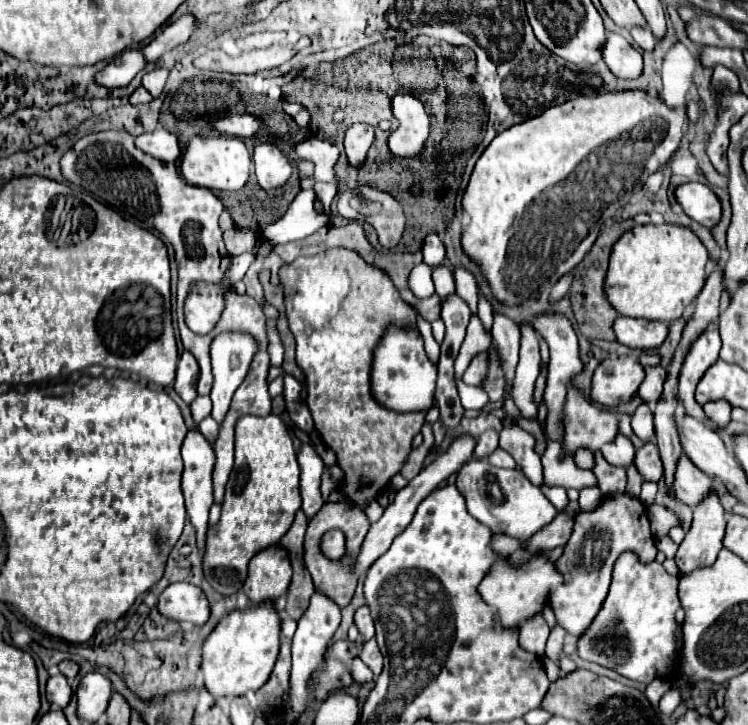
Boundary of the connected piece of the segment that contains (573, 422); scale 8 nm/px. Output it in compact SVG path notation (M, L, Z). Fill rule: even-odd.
M570 388L566 396L566 432L562 446L574 454L580 446L600 450L602 444L614 440L618 432L618 414L596 406L580 390Z

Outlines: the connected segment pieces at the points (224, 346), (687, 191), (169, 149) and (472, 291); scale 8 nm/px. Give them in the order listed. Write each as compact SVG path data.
M224 332L216 336L212 342L212 372L214 372L214 386L212 386L212 418L222 424L230 400L236 388L242 384L252 356L256 354L258 344L250 334L240 332Z
M686 182L676 188L676 200L682 204L684 212L698 224L712 228L722 218L722 204L714 190L700 182Z
M162 126L156 128L156 130L150 132L150 134L138 136L138 138L136 138L136 146L138 146L142 152L146 152L146 154L158 158L158 160L176 162L176 160L180 158L178 138L176 138L172 132L164 130Z
M456 268L456 294L468 302L470 310L476 312L476 302L478 302L478 292L476 292L476 278L468 268Z

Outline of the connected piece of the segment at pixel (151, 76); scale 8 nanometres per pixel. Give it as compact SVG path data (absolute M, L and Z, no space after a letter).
M156 68L156 70L144 74L144 78L142 78L142 86L144 86L154 98L158 98L160 92L162 92L162 88L164 88L164 84L166 84L166 78L168 78L168 70L164 70L164 68Z

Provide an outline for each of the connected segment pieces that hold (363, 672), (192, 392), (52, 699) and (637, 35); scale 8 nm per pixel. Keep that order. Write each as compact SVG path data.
M356 656L352 662L350 662L350 674L354 676L356 682L372 682L374 680L374 674L370 672L370 668Z
M184 350L180 362L178 362L178 372L176 372L176 382L174 388L180 394L180 398L186 404L192 404L192 400L196 398L196 384L198 384L198 376L200 376L200 368L198 362L194 360L194 356Z
M56 674L56 676L48 678L46 698L48 698L50 704L64 708L70 702L70 696L72 696L72 688L70 688L68 680L62 674Z
M646 26L646 28L632 28L632 38L634 38L634 42L642 48L642 50L654 50L654 46L656 46L656 38L654 38L654 34L650 32L650 28Z

